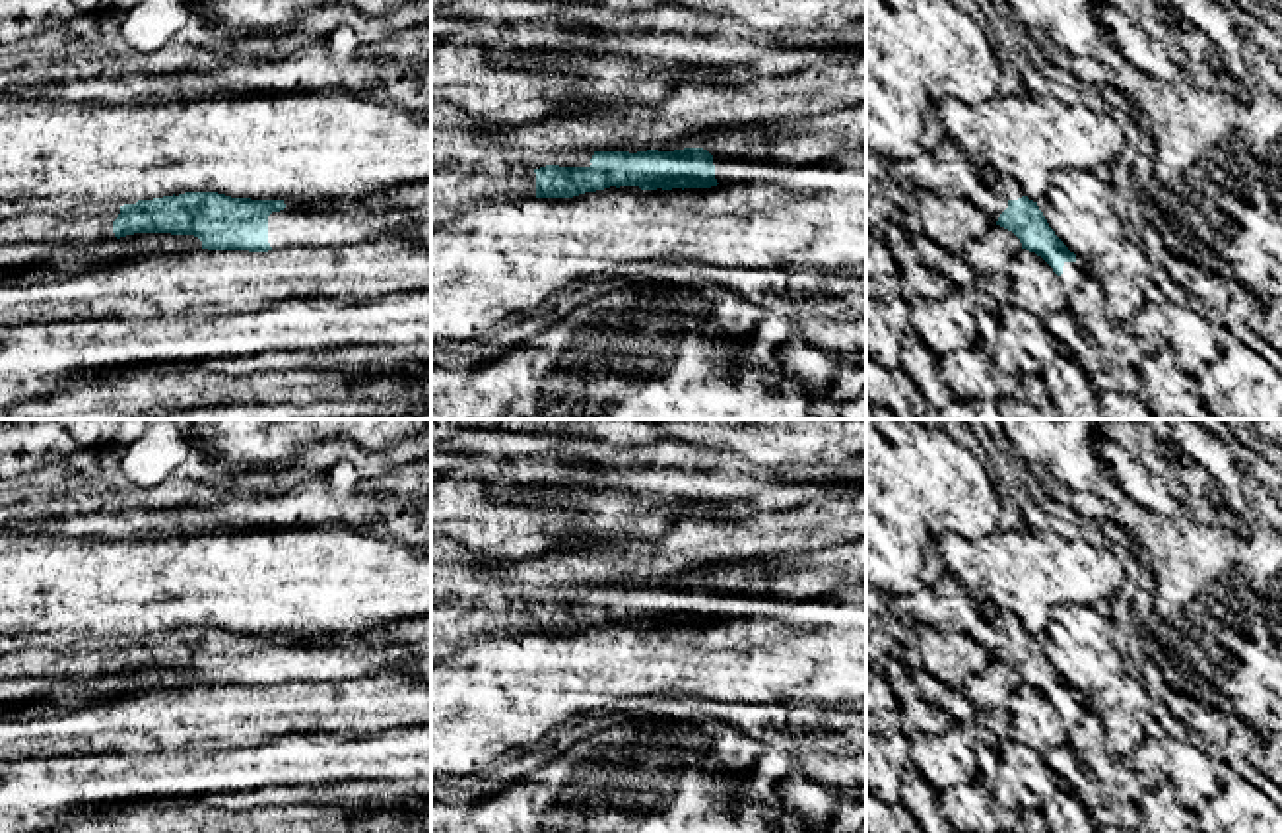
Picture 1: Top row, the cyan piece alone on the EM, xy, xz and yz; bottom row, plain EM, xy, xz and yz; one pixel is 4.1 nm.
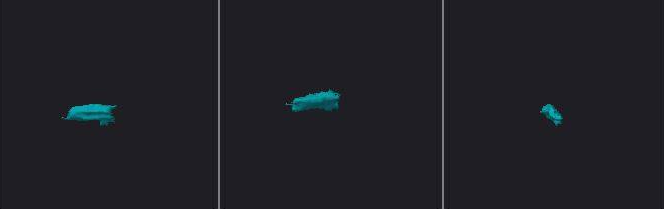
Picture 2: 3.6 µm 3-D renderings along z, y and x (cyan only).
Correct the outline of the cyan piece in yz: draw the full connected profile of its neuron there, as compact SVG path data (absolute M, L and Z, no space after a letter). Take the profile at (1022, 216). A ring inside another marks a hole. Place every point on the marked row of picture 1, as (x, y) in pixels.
M998 175L977 196L975 206L993 221L1012 231L1022 249L1041 256L1057 276L1063 274L1066 262L1076 262L1076 254L1049 227L1037 202L1029 200L1018 181L1010 175Z

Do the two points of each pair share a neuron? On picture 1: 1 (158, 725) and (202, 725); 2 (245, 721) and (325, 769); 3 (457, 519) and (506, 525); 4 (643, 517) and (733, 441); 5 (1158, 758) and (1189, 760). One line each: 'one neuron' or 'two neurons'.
1: one neuron
2: two neurons
3: one neuron
4: two neurons
5: one neuron

